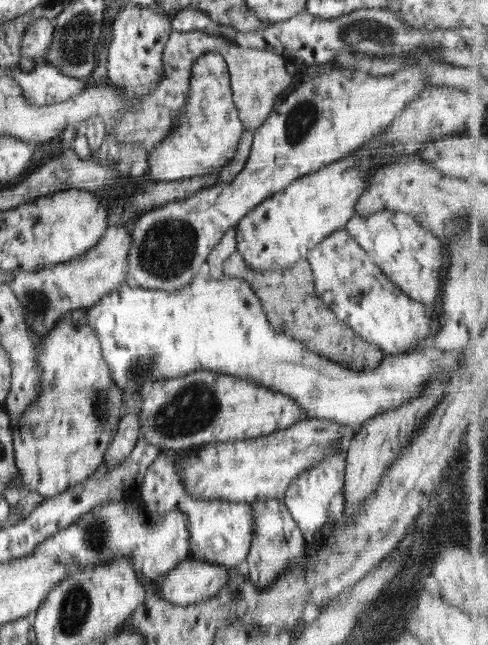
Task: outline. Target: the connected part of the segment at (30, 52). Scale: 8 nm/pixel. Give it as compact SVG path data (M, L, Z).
M46 18L33 20L25 30L20 42L20 55L32 59L34 63L44 63L54 32L54 21Z

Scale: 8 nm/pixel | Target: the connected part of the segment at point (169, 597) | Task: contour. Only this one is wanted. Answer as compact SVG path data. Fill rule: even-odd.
M189 558L174 571L151 581L158 584L160 597L174 606L184 606L216 597L227 580L228 569Z

